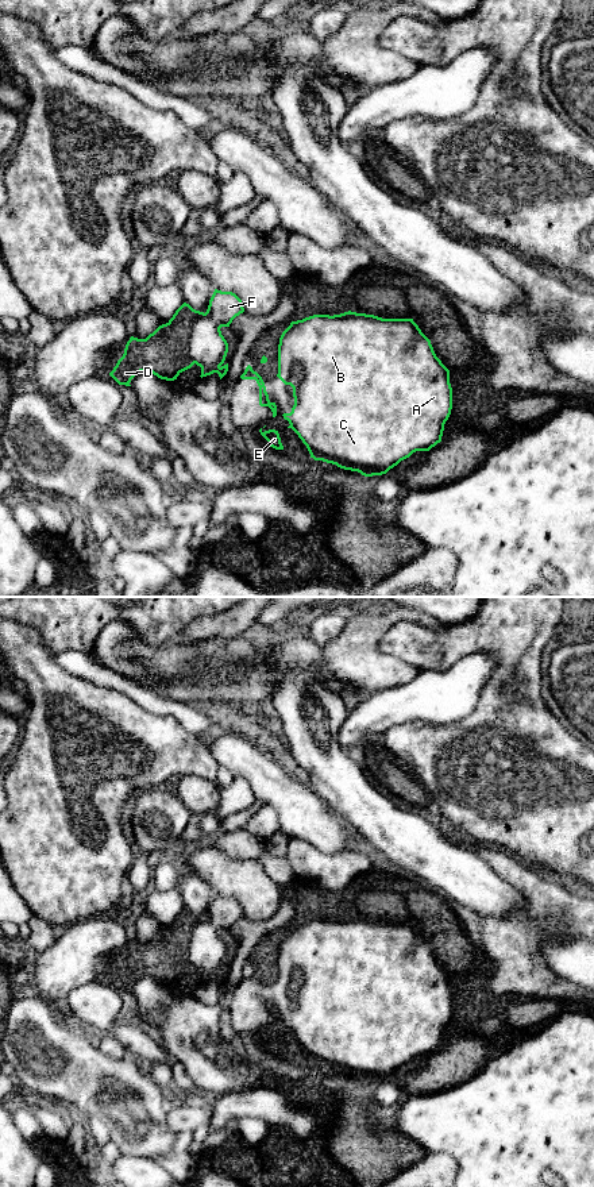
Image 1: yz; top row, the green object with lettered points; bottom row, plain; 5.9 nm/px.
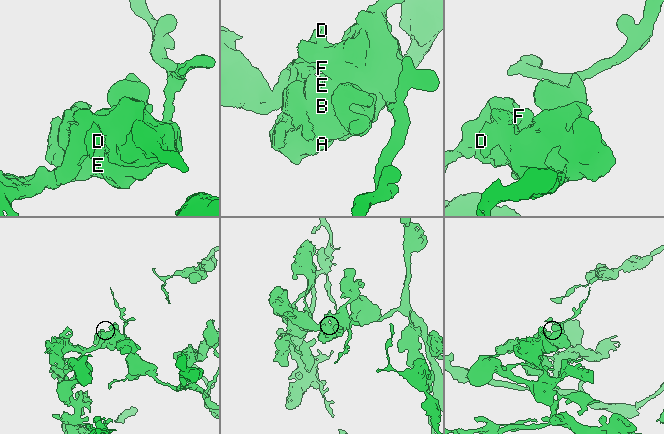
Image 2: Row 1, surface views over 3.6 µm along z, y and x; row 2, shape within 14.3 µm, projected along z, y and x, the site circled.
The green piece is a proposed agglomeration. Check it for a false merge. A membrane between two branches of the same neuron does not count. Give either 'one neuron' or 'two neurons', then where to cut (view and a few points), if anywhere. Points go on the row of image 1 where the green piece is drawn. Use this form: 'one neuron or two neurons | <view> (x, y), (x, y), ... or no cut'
two neurons | yz (204, 313), (195, 323), (186, 338), (188, 354), (193, 362)

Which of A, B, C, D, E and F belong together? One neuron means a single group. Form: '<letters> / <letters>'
A B C E F / D

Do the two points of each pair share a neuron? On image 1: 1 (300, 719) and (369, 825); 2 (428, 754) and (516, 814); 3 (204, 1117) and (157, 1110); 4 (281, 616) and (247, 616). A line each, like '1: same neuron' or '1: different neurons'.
1: same neuron
2: same neuron
3: different neurons
4: different neurons

